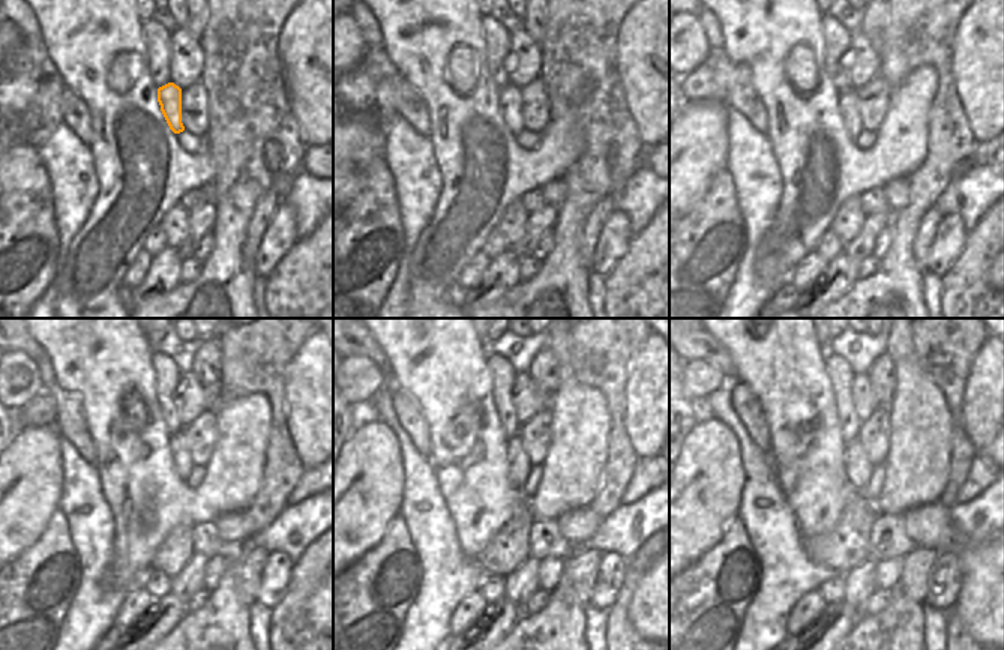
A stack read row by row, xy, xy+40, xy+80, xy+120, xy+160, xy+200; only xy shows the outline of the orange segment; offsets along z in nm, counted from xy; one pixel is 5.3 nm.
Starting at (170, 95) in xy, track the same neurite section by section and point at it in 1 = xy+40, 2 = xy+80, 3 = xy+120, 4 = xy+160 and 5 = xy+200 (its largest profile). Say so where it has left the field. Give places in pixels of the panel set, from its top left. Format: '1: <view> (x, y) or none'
1: xy+40 (509, 95)
2: xy+80 (848, 110)
3: xy+120 (182, 460)
4: xy+160 (520, 466)
5: xy+200 (859, 470)

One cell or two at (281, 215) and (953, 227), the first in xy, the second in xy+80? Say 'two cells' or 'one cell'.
one cell

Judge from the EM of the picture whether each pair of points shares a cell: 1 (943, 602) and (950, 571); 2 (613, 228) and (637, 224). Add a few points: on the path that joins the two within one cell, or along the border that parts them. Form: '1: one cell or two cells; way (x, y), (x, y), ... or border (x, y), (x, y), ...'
1: one cell; way (943, 595), (946, 578)
2: two cells; border (614, 210), (619, 210), (628, 219), (632, 234)

